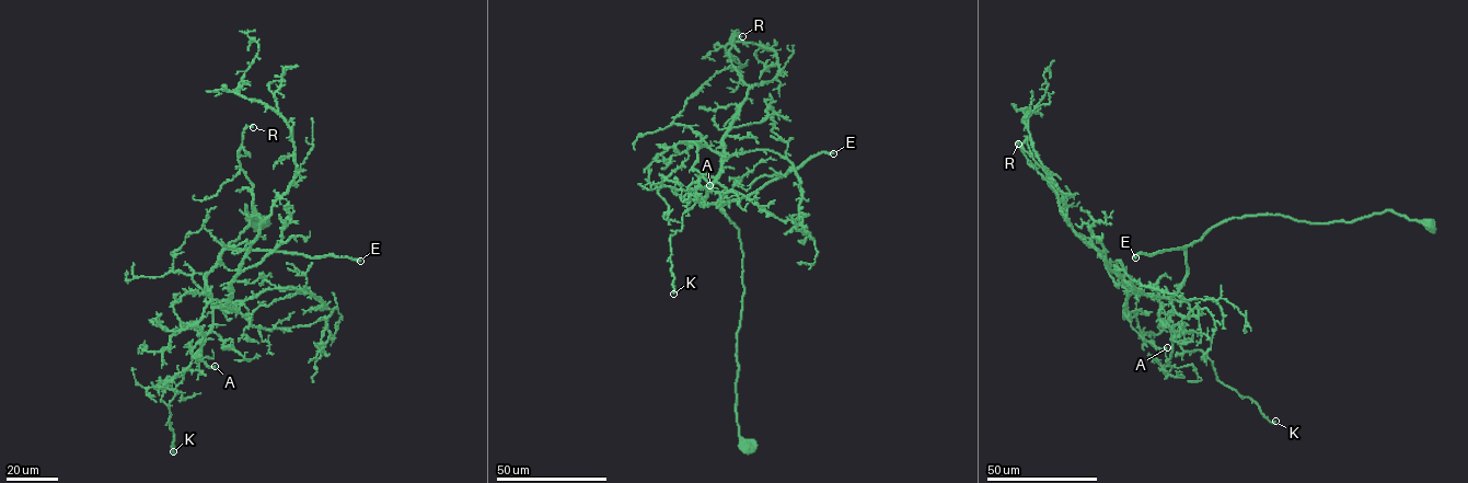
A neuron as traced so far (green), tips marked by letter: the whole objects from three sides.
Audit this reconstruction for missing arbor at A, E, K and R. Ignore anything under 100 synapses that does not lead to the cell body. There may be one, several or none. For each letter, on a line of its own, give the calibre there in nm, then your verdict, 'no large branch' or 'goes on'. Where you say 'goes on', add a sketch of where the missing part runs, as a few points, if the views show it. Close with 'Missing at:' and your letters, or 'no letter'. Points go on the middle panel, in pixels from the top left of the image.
A: calibre 400 nm; no large branch
E: calibre 400 nm; goes on
K: calibre 420 nm; no large branch
R: calibre 360 nm; no large branch
Missing at: E

